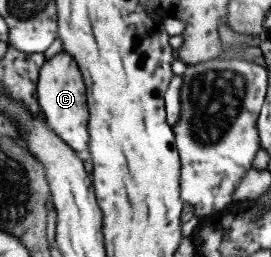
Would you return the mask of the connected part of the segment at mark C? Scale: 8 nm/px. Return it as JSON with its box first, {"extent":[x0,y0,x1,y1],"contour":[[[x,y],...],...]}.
{"extent":[37,50,89,156],"contour":[[[66,50],[58,51],[54,57],[45,60],[42,64],[37,81],[37,96],[40,111],[44,114],[49,129],[74,151],[85,156],[89,149],[86,86],[78,62]]]}

